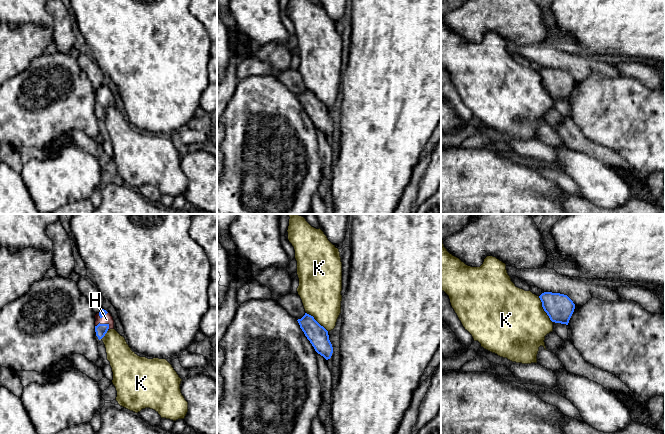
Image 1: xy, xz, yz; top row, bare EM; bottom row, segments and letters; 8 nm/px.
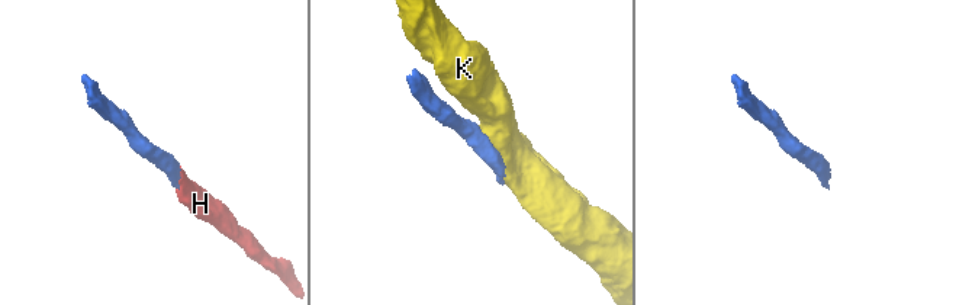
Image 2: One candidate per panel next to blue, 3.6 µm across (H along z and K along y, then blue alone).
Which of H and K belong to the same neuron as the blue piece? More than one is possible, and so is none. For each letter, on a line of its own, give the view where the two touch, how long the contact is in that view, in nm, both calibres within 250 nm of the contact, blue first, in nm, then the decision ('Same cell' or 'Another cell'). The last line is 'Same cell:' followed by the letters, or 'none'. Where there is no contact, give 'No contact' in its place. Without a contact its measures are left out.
H: Touches blue in xy. Shared border 120 nm. Thickness 100 nm (blue) against 80 nm. Same cell
K: Touches blue in yz. Shared border 240 nm. Thickness 220 nm (blue) against 500 nm. Another cell
Same cell: H

